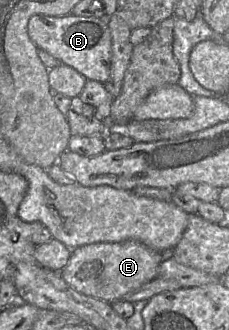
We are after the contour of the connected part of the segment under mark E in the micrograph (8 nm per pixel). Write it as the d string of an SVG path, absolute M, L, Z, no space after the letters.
M136 240L94 243L72 250L68 263L59 273L76 291L112 303L154 280L161 263L161 252Z

